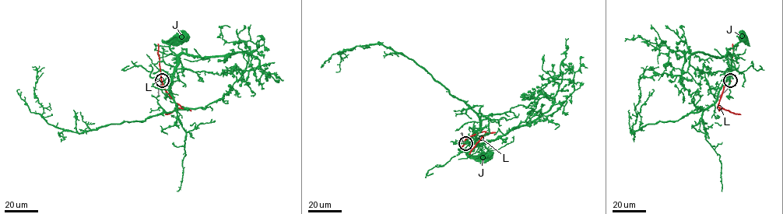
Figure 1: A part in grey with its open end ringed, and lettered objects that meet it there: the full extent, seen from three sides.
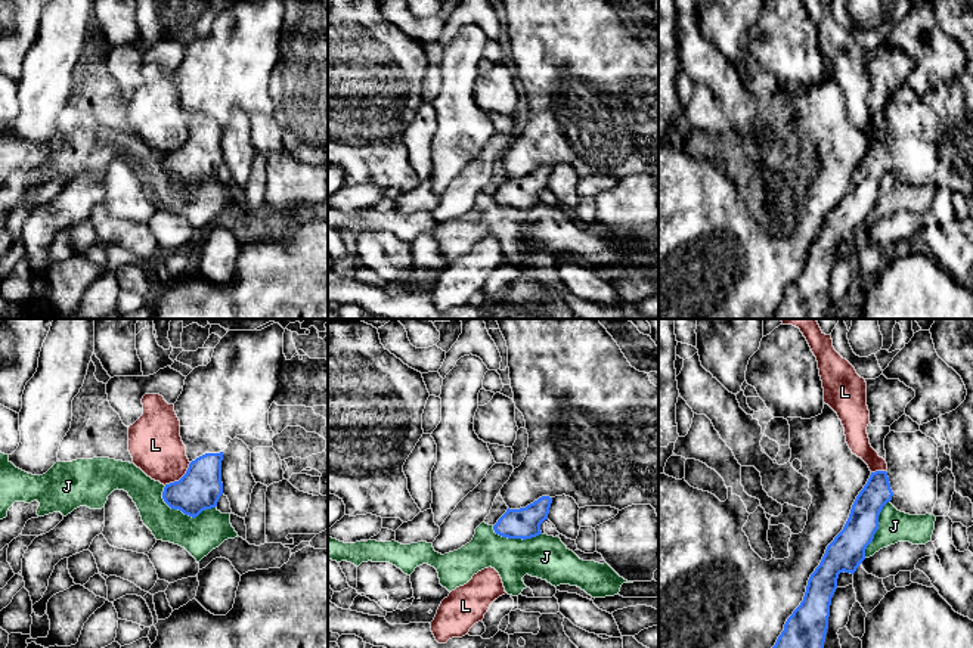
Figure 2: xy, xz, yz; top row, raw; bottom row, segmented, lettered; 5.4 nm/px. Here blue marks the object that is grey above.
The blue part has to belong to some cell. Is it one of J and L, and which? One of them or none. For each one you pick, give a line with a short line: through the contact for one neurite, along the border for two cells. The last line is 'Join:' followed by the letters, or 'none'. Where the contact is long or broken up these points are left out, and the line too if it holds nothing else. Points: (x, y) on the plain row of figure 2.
Join: none

